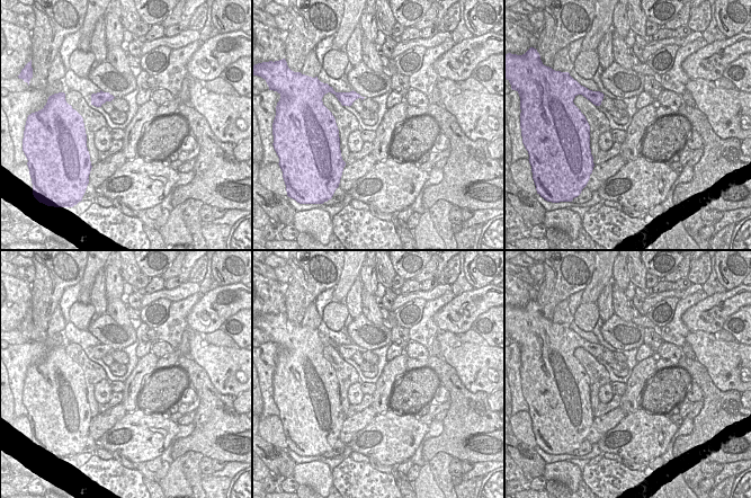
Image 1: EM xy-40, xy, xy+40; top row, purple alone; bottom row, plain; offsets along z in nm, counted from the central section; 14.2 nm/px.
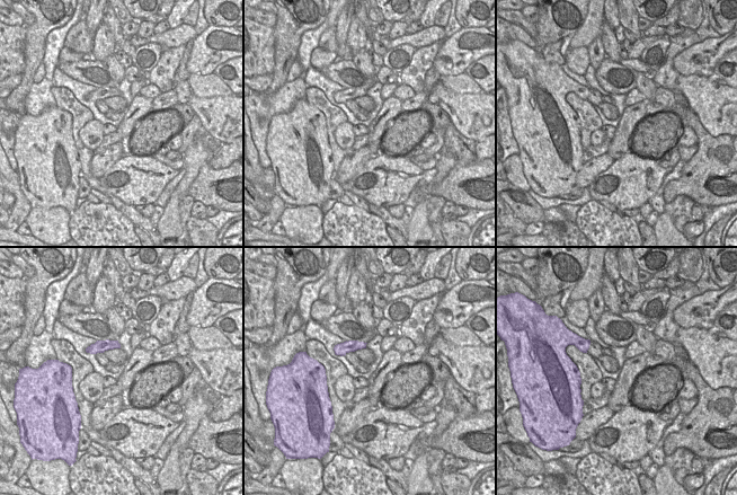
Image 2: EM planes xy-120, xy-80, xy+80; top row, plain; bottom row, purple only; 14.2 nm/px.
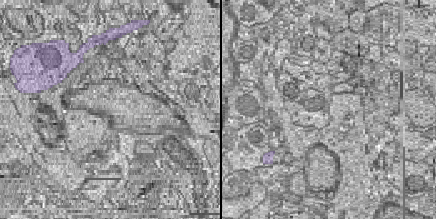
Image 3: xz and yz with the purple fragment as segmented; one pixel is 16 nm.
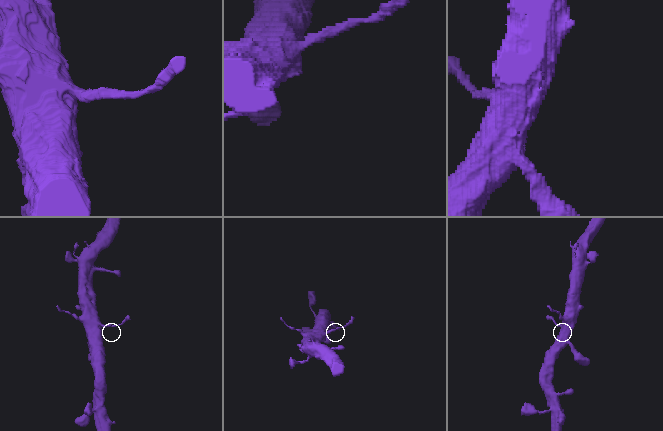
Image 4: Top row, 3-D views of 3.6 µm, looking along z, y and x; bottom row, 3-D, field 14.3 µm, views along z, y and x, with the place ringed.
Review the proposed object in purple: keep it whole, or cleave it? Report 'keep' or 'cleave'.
keep

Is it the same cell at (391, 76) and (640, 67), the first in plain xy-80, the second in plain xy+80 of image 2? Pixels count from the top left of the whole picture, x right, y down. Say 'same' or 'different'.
different

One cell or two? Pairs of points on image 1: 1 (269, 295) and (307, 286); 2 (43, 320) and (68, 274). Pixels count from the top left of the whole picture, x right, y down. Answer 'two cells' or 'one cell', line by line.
1: two cells
2: one cell

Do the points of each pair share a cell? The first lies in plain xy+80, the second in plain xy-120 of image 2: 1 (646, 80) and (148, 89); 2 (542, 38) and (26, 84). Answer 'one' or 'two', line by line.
1: two
2: one

